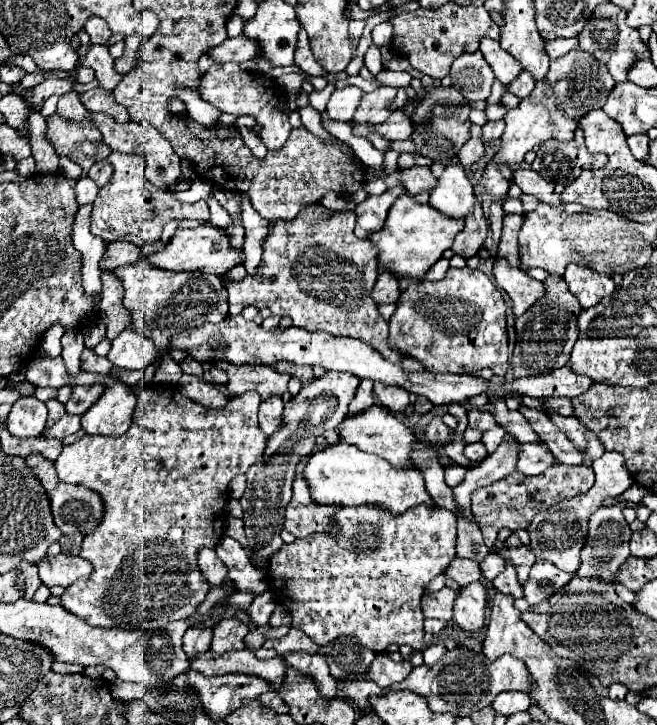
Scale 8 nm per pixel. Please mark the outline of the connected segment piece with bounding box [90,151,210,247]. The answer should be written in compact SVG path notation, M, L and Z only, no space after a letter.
M110 153L108 161L112 161L114 175L112 179L100 189L94 209L92 209L92 223L90 231L96 237L102 237L104 241L130 241L138 247L142 245L154 245L162 237L162 229L172 219L200 219L208 221L210 211L206 201L196 201L192 205L186 205L172 197L172 191L160 189L152 185L144 177L144 157L140 155L128 155L128 153Z

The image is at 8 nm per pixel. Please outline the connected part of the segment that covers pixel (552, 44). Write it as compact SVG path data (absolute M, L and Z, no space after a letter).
M554 39L554 41L546 41L546 53L550 59L558 59L564 53L568 53L570 49L578 47L578 39Z

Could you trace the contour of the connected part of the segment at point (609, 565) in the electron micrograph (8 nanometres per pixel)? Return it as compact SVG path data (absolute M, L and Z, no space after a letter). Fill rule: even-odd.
M620 503L616 507L600 507L592 515L590 529L588 529L588 541L586 541L586 545L582 549L582 555L580 555L582 563L580 563L578 575L582 575L582 577L596 577L596 579L602 579L602 581L614 585L612 573L616 573L620 563L624 563L626 557L630 555L628 541L630 541L632 531L630 531L628 523L622 517L622 509L624 509L624 503Z

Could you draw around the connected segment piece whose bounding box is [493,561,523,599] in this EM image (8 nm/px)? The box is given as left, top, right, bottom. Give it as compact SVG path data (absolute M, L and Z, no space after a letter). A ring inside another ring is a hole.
M512 561L505 562L506 569L493 580L493 586L501 593L512 595L516 599L521 598L523 597L523 589L518 577L514 577L516 575L514 565L512 565Z

